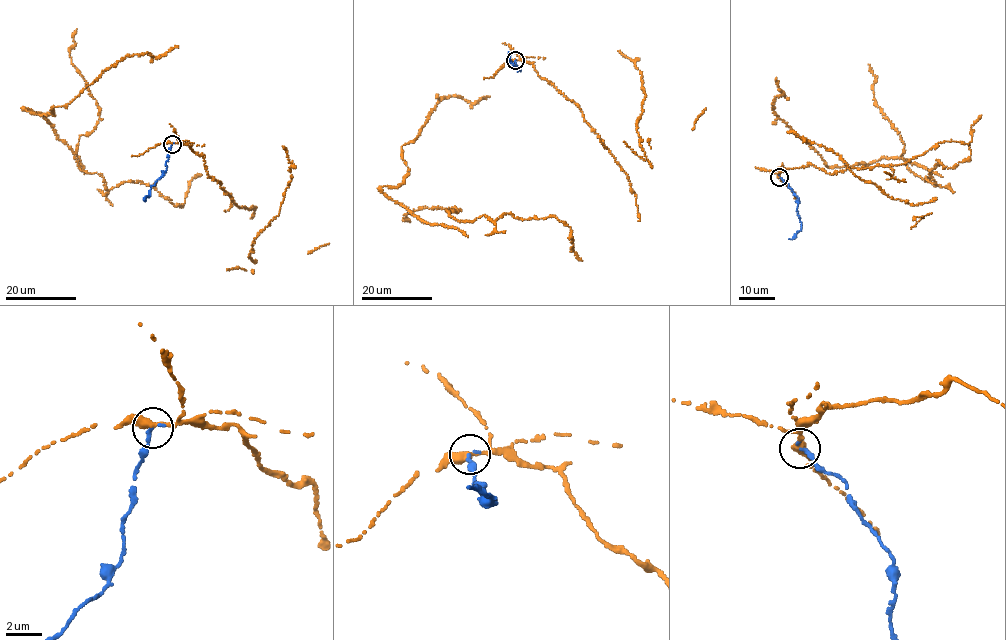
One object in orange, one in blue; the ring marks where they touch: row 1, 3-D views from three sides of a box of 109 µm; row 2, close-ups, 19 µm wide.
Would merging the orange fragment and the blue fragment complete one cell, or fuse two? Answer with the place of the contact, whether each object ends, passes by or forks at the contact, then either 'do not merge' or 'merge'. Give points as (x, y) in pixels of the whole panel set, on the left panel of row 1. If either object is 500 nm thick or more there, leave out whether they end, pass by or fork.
place (172, 144); orange passes by; blue ends; do not merge

